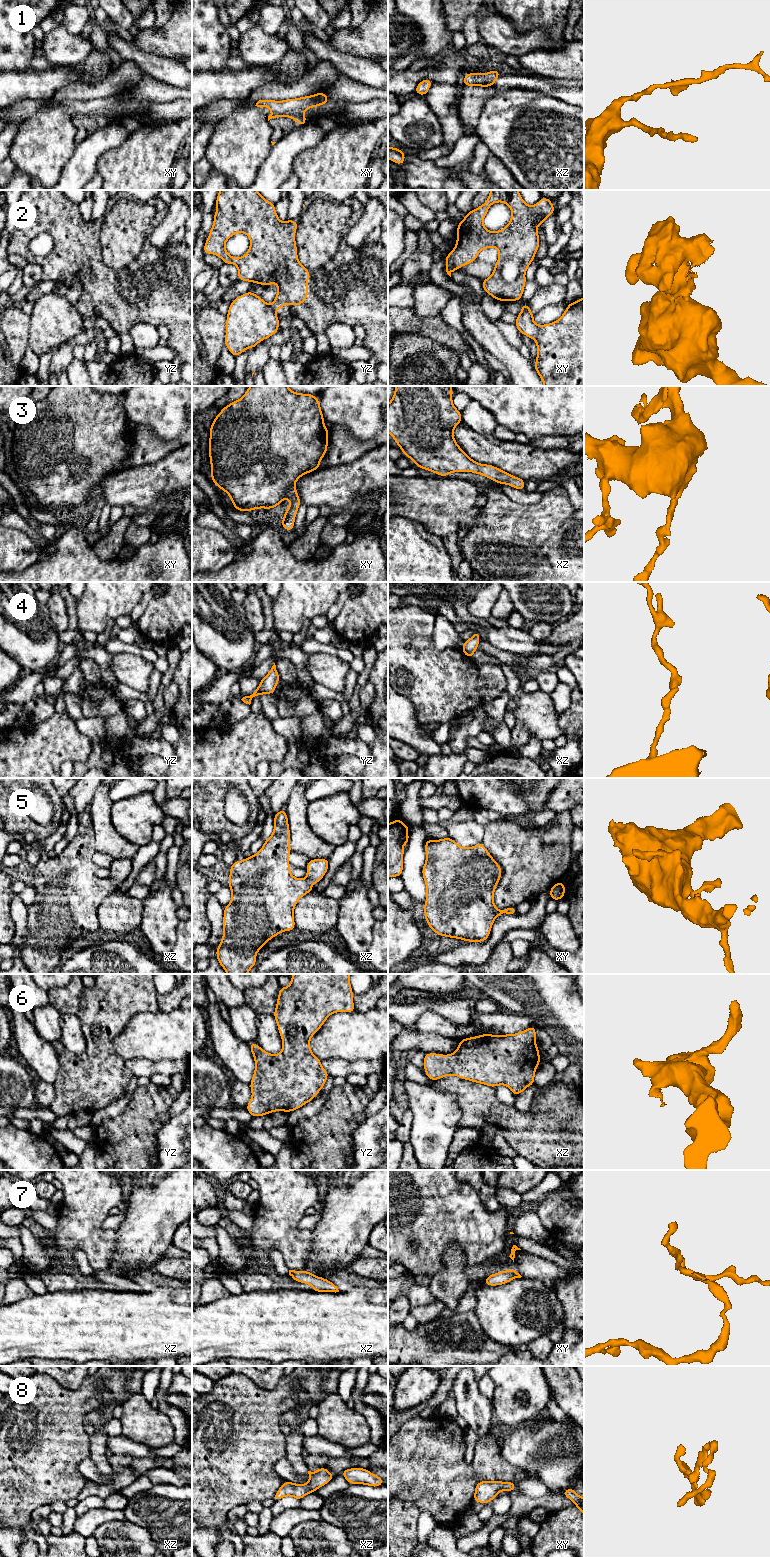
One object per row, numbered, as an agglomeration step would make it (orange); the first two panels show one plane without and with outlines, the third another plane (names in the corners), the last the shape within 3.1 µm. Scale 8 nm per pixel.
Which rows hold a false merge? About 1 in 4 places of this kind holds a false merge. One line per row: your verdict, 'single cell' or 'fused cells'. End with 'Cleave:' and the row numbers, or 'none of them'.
1: fused cells
2: fused cells
3: single cell
4: single cell
5: single cell
6: single cell
7: single cell
8: single cell
Cleave: 1, 2

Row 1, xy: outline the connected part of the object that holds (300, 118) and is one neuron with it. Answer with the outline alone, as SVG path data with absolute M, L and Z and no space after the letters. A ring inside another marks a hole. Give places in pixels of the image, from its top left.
M271 113L268 116L268 121L272 118L278 118L280 116L286 116L288 118L294 119L299 124L300 127L303 126L305 123L307 123L307 119L303 113L285 114L285 115L278 115L276 113Z

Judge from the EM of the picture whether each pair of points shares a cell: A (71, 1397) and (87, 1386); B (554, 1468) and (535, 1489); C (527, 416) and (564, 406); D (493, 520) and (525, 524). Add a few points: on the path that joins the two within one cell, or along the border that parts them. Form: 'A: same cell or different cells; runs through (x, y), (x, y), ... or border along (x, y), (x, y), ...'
A: same cell; runs through (75, 1397), (83, 1390)
B: different cells; border along (527, 1476), (536, 1475), (549, 1492)
C: same cell; runs through (536, 410), (540, 406), (555, 406)
D: same cell; runs through (501, 524), (517, 524)

